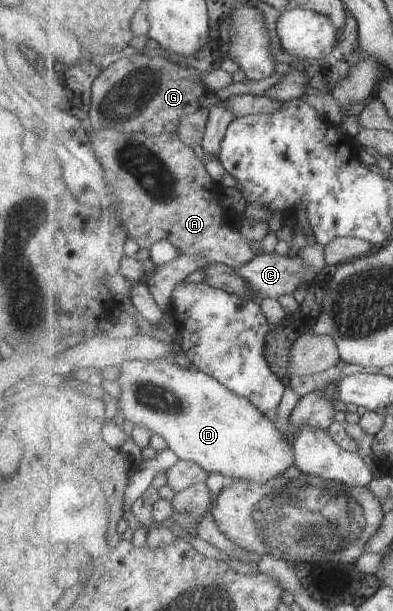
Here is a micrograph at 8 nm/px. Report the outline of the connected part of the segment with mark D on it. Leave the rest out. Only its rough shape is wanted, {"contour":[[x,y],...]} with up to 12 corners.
{"contour":[[165,359],[119,366],[123,419],[261,483],[295,465],[272,415]]}

